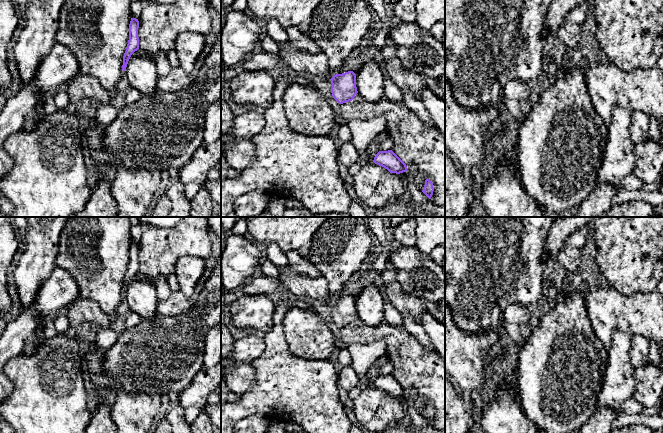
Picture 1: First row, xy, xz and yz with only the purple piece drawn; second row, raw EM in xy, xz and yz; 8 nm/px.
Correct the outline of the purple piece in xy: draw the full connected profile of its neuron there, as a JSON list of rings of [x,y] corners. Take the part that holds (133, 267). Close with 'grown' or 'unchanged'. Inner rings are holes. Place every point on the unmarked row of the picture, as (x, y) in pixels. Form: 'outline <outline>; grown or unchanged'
outline [[[131,242],[129,248],[129,264],[128,264],[126,275],[123,280],[123,289],[122,289],[123,297],[127,291],[131,279],[139,273],[138,252],[139,252],[138,243]]]; unchanged

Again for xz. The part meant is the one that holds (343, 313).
outline [[[288,266],[287,268],[279,268],[279,280],[296,296],[311,298],[315,303],[330,303],[332,320],[339,328],[352,325],[358,317],[356,298],[353,295],[348,295],[334,299],[323,276],[317,278],[304,277]]]; grown

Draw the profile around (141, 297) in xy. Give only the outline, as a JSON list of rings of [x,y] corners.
[[[140,274],[131,279],[124,297],[131,311],[142,319],[152,319],[158,315],[156,288]]]

